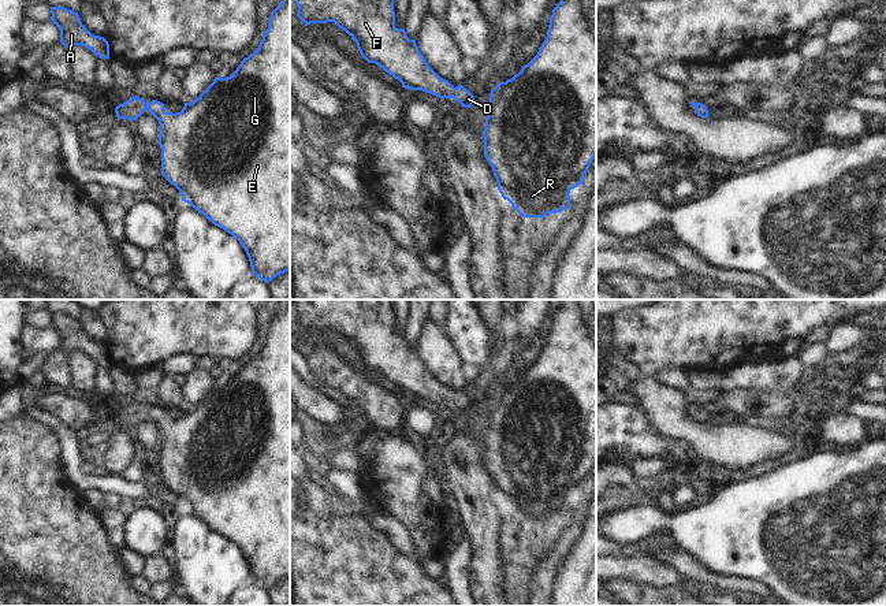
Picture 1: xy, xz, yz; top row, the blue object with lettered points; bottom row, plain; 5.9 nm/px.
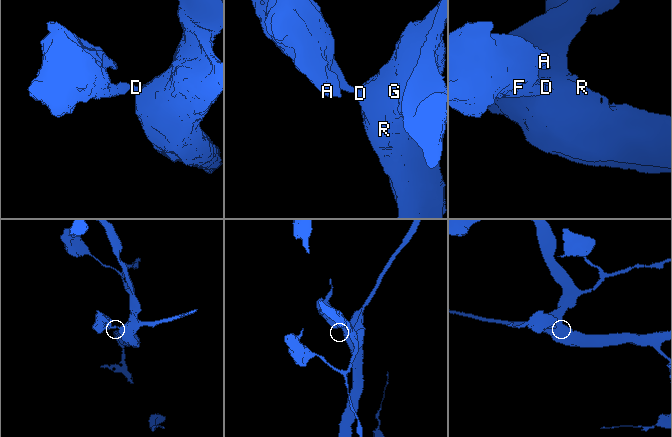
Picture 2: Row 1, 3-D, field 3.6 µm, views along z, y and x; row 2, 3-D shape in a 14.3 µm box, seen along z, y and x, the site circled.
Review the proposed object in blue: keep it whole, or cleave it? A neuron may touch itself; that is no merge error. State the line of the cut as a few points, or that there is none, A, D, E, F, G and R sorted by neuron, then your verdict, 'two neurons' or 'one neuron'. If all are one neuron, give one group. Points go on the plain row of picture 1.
no cut; A D E F G R; one neuron

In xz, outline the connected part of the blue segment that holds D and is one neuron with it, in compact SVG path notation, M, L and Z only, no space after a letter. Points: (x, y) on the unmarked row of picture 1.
M290 300L305 330L334 328L357 350L361 363L402 390L439 405L453 404L470 414L474 402L461 390L454 394L425 368L416 346L395 334L394 300Z

